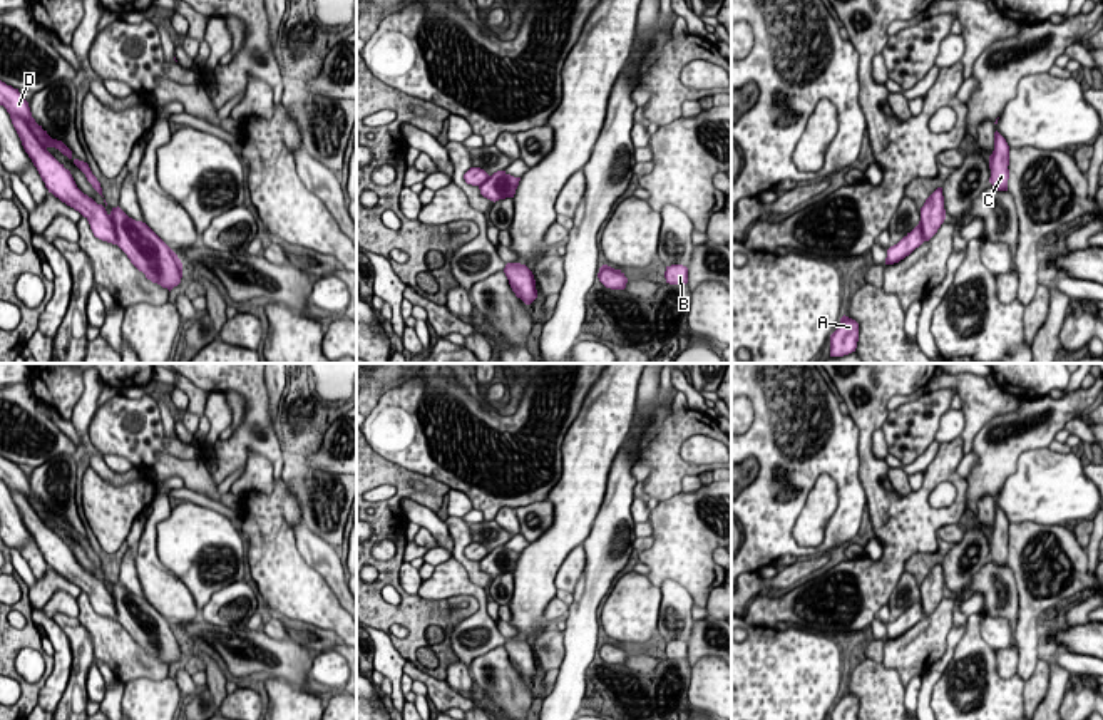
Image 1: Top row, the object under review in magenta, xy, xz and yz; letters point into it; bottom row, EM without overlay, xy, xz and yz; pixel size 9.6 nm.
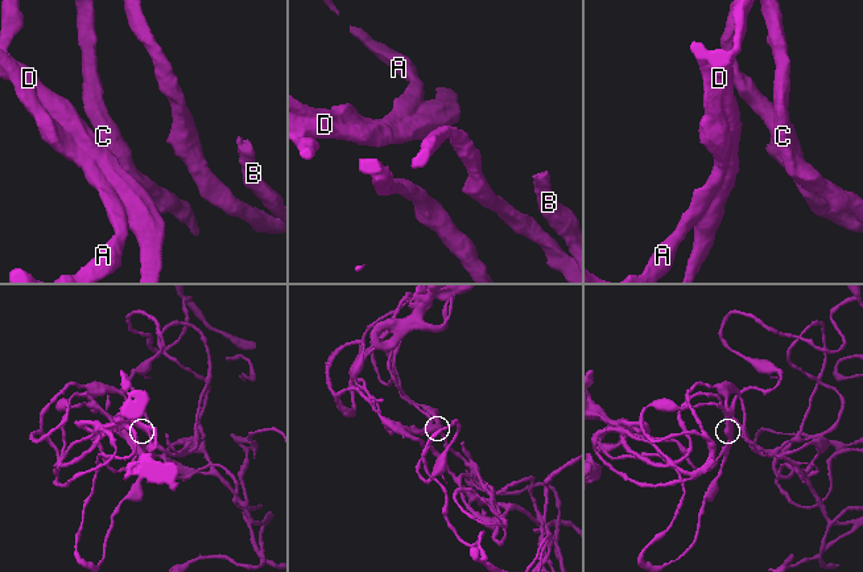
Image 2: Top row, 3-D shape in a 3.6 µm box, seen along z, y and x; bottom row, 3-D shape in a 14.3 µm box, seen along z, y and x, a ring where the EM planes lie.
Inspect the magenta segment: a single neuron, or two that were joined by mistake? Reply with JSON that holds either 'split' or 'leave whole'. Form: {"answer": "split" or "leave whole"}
{"answer": "leave whole"}

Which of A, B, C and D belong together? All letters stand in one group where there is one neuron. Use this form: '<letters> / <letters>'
A B C D

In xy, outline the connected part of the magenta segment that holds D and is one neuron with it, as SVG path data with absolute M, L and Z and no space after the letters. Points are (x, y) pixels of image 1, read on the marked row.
M0 80L0 105L10 114L22 146L37 167L49 193L79 211L90 224L95 238L117 244L131 263L152 283L169 291L181 283L182 263L177 255L142 221L129 218L119 206L105 211L107 203L97 204L84 194L69 169L47 149L55 147L85 174L92 188L102 196L102 188L87 162L74 159L72 151L52 139L32 117L28 102L12 85Z

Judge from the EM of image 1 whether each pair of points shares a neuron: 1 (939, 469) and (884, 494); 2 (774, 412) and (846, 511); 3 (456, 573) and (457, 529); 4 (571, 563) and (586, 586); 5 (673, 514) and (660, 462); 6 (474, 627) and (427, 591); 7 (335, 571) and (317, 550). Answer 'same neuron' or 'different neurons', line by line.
1: same neuron
2: same neuron
3: different neurons
4: different neurons
5: different neurons
6: same neuron
7: same neuron

